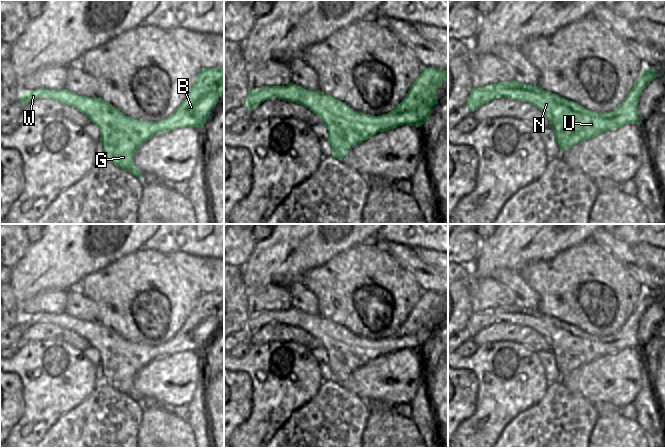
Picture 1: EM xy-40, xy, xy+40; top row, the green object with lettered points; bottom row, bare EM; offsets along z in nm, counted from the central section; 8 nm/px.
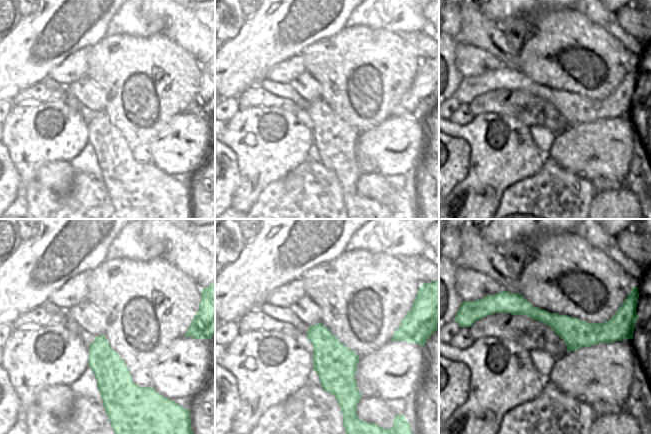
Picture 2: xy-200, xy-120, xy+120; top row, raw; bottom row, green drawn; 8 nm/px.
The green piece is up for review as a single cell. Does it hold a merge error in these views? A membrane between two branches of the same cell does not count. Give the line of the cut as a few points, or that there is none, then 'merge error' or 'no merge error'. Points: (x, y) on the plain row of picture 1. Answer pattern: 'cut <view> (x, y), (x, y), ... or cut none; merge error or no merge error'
cut none; no merge error

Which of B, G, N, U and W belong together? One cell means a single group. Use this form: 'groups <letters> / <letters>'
groups B G N U W

